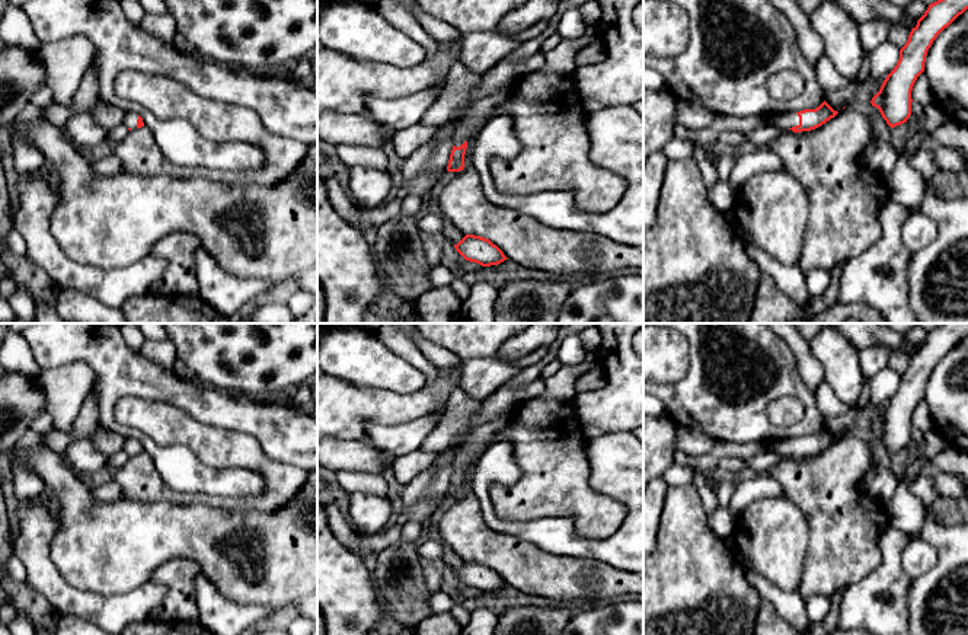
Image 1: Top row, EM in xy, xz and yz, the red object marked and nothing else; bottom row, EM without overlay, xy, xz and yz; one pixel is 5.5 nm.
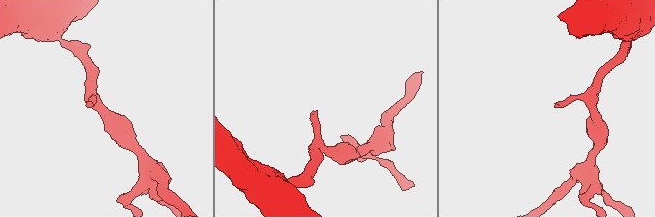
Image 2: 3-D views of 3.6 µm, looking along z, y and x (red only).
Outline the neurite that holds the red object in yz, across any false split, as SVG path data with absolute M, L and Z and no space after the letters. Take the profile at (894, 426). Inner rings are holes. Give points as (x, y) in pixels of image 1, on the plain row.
M942 323L929 331L911 355L908 367L900 376L897 392L870 427L891 454L907 449L911 441L911 417L924 398L926 382L933 367L967 335L968 323Z

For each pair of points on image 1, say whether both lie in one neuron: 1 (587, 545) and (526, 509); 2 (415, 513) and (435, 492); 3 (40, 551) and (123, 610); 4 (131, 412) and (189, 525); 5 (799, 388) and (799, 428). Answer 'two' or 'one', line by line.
1: two
2: one
3: one
4: two
5: one

